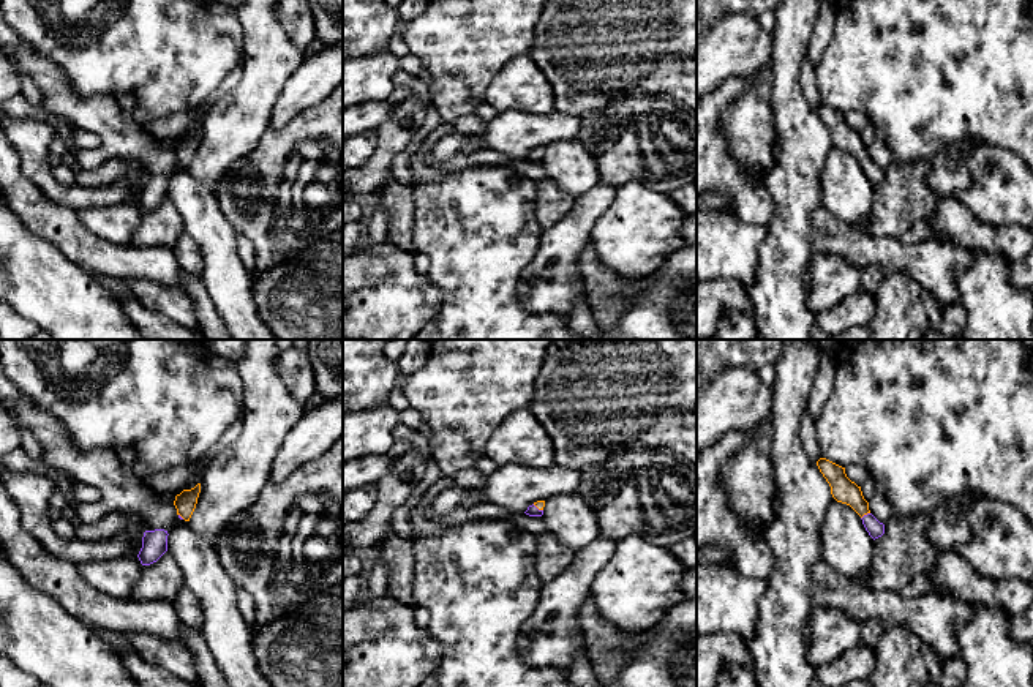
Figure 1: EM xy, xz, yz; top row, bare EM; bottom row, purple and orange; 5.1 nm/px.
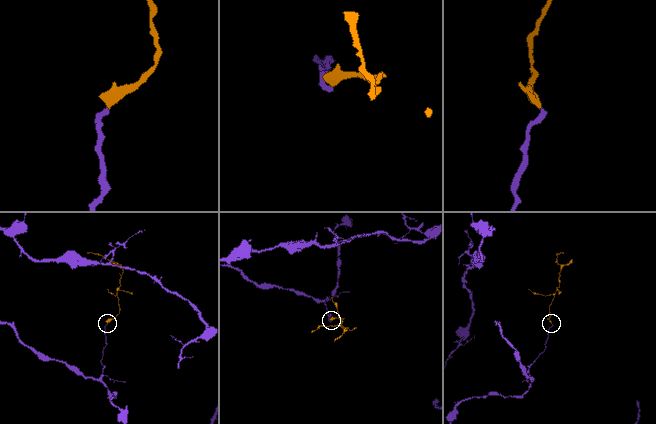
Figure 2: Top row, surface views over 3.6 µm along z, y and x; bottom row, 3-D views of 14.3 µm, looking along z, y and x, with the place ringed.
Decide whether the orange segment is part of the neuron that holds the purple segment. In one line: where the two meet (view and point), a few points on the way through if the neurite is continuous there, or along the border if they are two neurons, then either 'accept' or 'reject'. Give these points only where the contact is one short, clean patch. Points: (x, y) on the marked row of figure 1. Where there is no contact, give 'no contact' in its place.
yz (864, 515) | across yz (875, 529), (864, 515), (842, 488) | accept

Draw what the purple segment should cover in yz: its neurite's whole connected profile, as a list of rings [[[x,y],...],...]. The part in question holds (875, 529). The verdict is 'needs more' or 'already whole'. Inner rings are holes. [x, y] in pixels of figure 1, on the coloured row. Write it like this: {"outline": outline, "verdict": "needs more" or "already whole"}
{"outline": [[[820,458],[817,466],[829,483],[832,497],[837,502],[850,505],[861,516],[866,531],[873,540],[881,537],[885,534],[885,524],[870,513],[869,502],[864,499],[861,486],[847,477],[845,467],[826,458]]], "verdict": "needs more"}

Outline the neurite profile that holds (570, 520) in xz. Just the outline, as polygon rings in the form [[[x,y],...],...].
[[[575,491],[547,499],[542,516],[558,542],[575,553],[600,535],[597,513]]]

